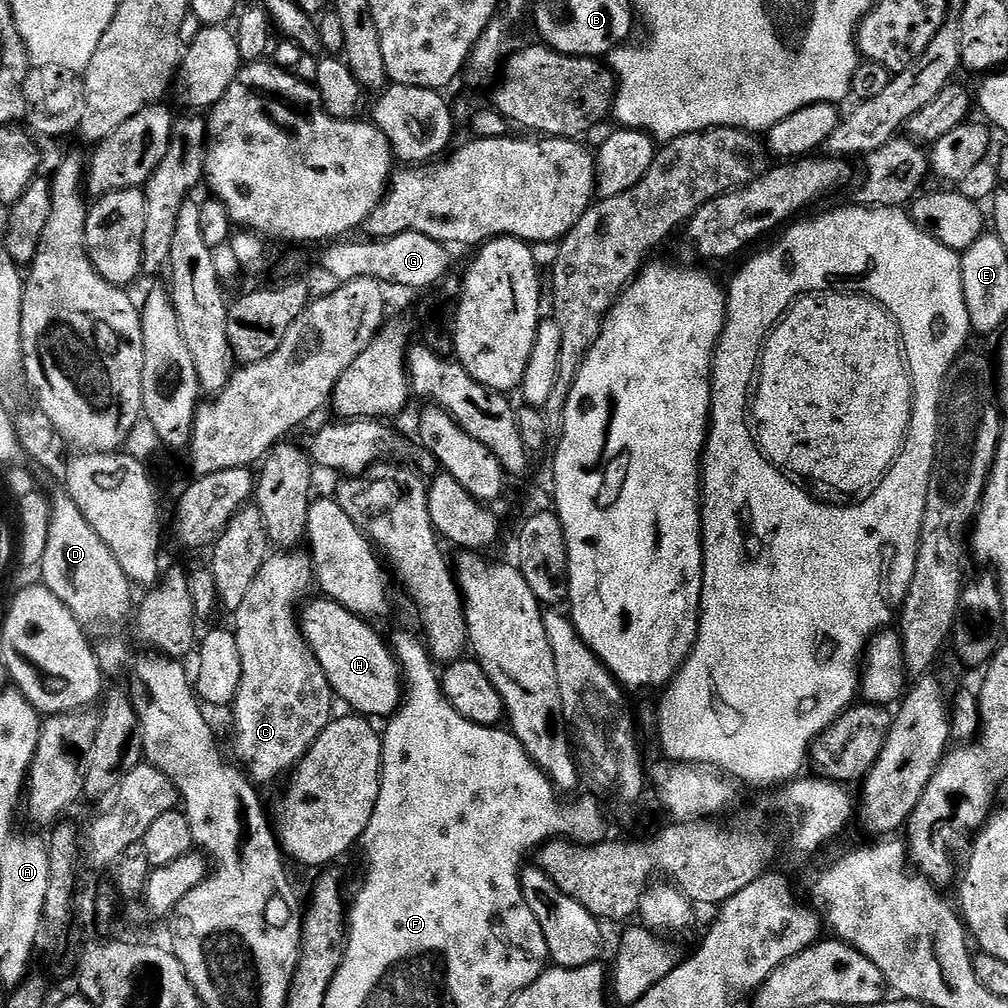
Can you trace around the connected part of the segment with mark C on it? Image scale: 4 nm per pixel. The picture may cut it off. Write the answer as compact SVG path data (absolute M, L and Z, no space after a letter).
M288 550L277 553L267 559L263 564L260 572L258 572L252 586L248 589L248 594L245 595L241 605L233 613L232 631L235 634L235 642L238 645L238 652L242 658L242 678L238 682L238 690L236 691L236 699L230 705L232 711L232 720L236 723L236 756L235 759L242 765L243 771L247 773L253 781L256 780L260 784L272 784L280 775L291 773L292 769L299 764L301 758L310 750L310 746L314 746L314 742L322 734L322 730L326 730L326 726L332 723L334 713L332 713L332 704L334 705L334 693L330 682L326 678L326 674L322 670L322 666L318 662L318 658L314 658L314 650L310 650L305 638L300 633L298 623L299 606L307 599L310 588L315 583L315 568L312 564L311 555L303 550Z

